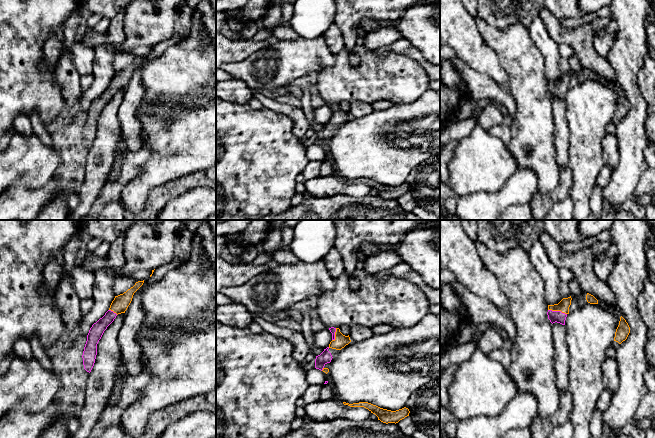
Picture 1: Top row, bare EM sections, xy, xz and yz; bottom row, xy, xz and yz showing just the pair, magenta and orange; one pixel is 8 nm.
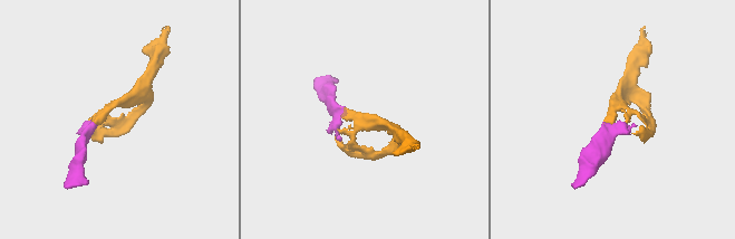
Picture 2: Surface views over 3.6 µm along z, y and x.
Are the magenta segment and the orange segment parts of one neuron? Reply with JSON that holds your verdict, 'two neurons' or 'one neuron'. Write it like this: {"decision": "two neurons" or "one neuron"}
{"decision": "one neuron"}

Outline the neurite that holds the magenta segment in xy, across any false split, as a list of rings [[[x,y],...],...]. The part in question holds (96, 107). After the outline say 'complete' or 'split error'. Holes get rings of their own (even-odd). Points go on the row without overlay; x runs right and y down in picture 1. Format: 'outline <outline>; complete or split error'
outline [[[144,56],[138,57],[123,70],[115,72],[109,86],[90,104],[82,131],[84,145],[87,148],[90,149],[94,142],[97,131],[97,120],[104,107],[114,97],[118,90],[125,89],[132,77],[134,69],[143,61],[143,59]]]; split error

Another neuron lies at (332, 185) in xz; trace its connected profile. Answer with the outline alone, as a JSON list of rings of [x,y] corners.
[[[337,174],[318,176],[305,181],[306,192],[311,197],[324,198],[332,196],[366,197],[371,187],[364,183],[350,183],[344,181]]]

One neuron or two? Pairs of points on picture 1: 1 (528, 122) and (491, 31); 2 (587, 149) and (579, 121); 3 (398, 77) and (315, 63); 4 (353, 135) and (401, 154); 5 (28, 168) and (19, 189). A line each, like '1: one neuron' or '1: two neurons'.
1: one neuron
2: one neuron
3: two neurons
4: one neuron
5: two neurons

